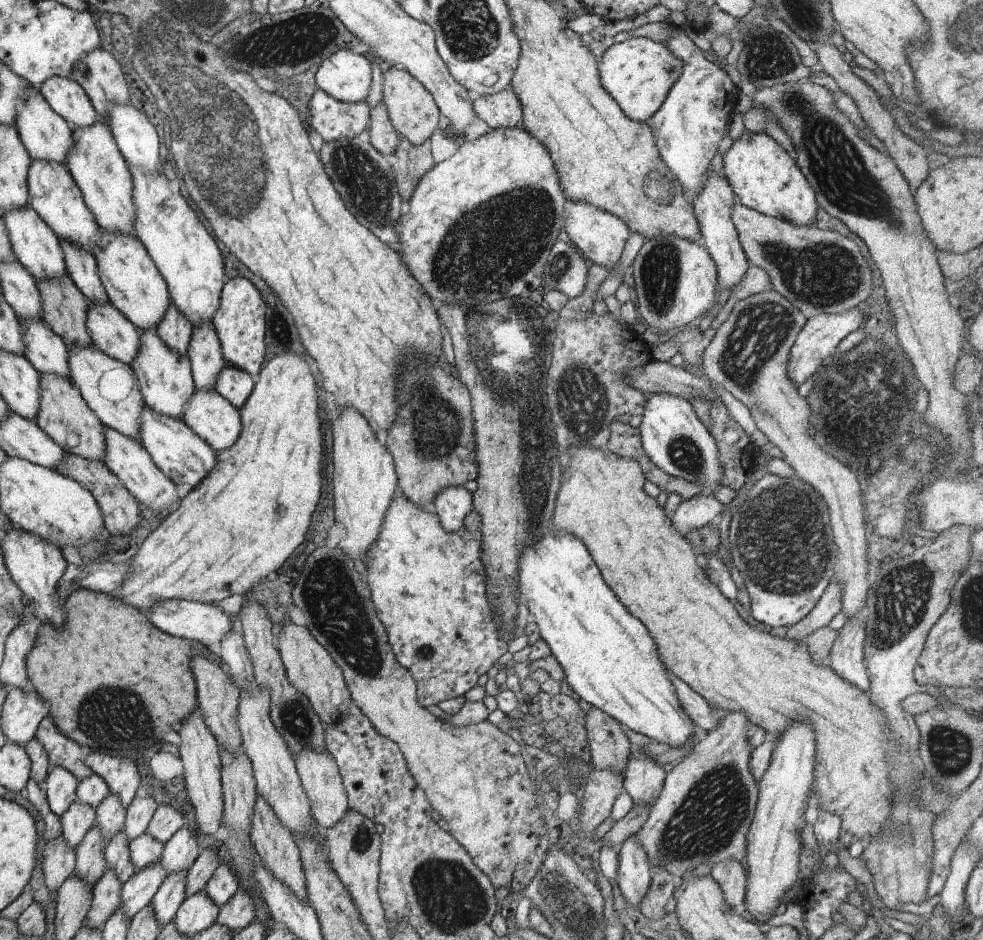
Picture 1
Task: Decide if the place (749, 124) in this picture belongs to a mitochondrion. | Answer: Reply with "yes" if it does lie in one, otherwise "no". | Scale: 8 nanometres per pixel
no

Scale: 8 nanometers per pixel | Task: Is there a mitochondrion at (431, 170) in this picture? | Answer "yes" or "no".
no

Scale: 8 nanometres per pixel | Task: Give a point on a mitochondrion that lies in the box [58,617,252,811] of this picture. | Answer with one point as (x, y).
(104, 713)

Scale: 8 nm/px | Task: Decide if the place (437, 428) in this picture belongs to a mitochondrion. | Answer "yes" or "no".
yes

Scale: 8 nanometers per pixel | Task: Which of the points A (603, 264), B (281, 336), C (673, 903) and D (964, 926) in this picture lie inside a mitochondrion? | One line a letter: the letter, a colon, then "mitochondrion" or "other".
A: other
B: mitochondrion
C: other
D: other

